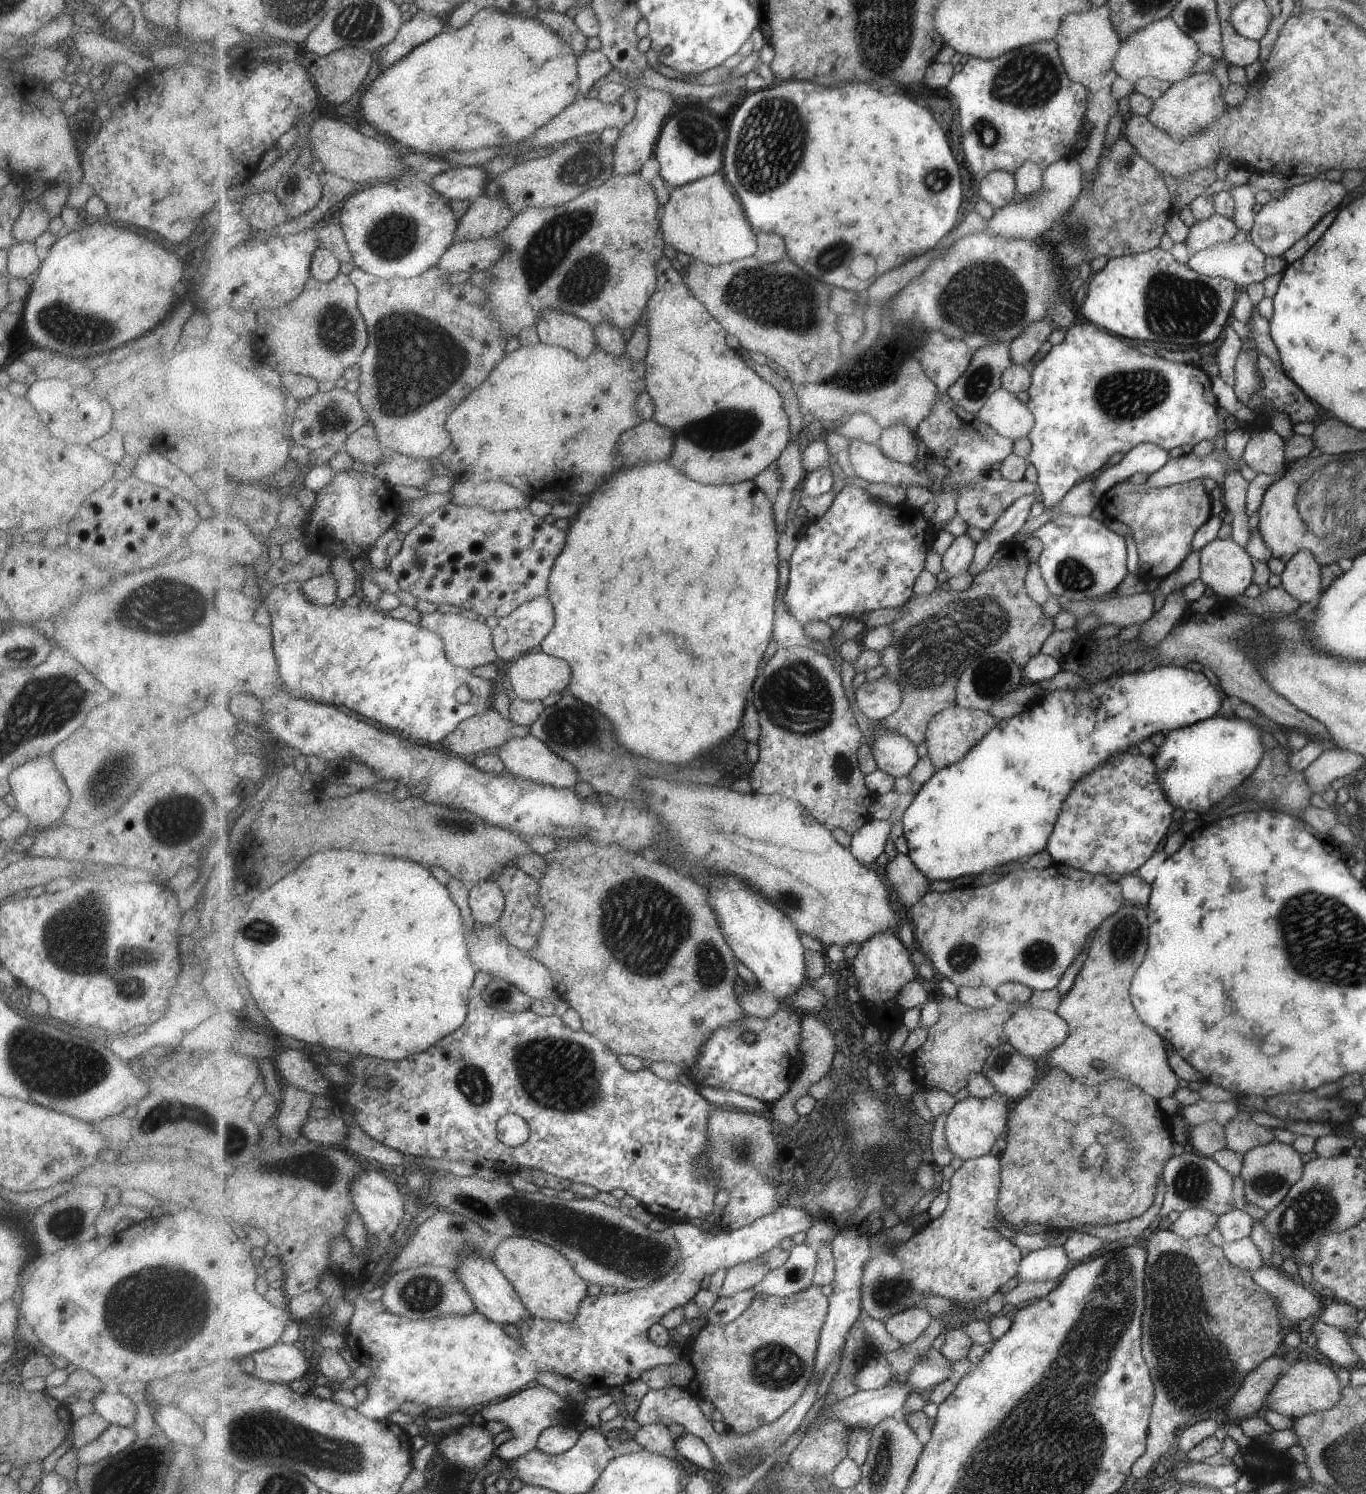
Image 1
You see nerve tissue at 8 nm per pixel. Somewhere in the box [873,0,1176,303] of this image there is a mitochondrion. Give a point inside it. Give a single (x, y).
(1030, 80)

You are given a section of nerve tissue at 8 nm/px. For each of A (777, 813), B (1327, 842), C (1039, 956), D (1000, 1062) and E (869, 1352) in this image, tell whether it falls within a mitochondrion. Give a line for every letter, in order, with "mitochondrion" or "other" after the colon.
A: other
B: other
C: mitochondrion
D: mitochondrion
E: other

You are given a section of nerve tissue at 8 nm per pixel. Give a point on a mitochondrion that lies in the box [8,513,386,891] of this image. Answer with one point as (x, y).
(161, 607)

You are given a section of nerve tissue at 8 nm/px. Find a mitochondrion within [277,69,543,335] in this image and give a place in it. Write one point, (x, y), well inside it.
(390, 238)

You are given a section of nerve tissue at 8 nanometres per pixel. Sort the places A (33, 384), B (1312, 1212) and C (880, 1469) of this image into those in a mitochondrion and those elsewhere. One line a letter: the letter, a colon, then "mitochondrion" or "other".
A: other
B: mitochondrion
C: mitochondrion

